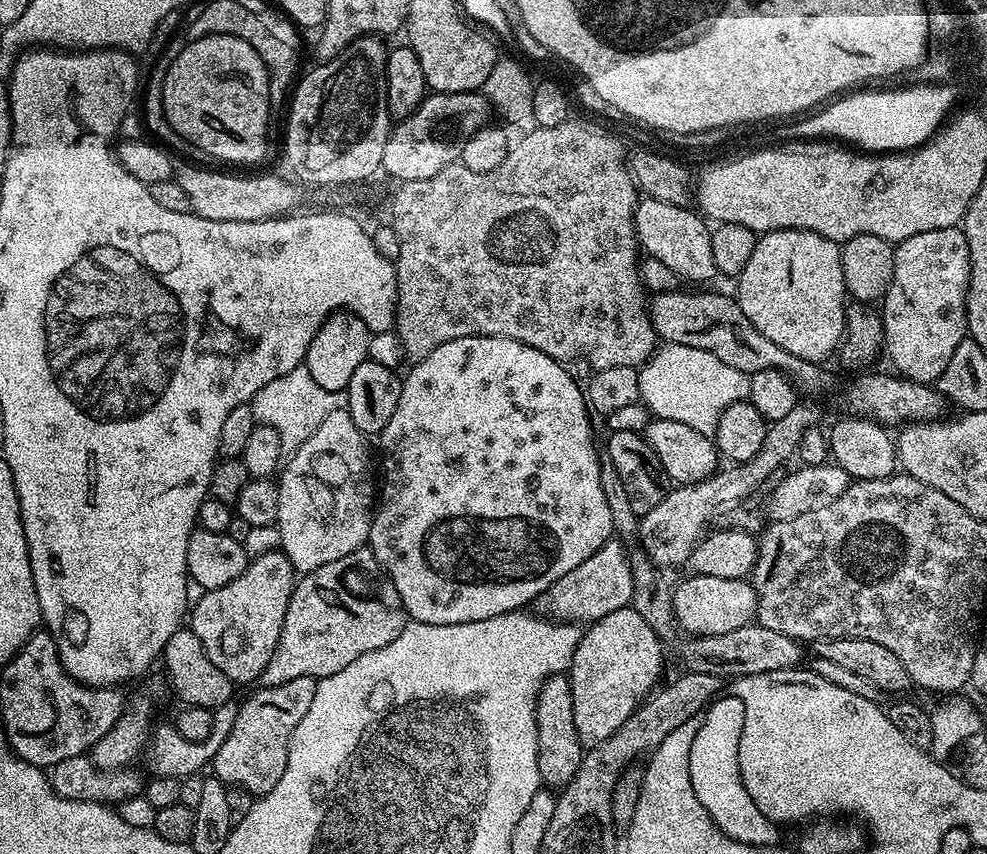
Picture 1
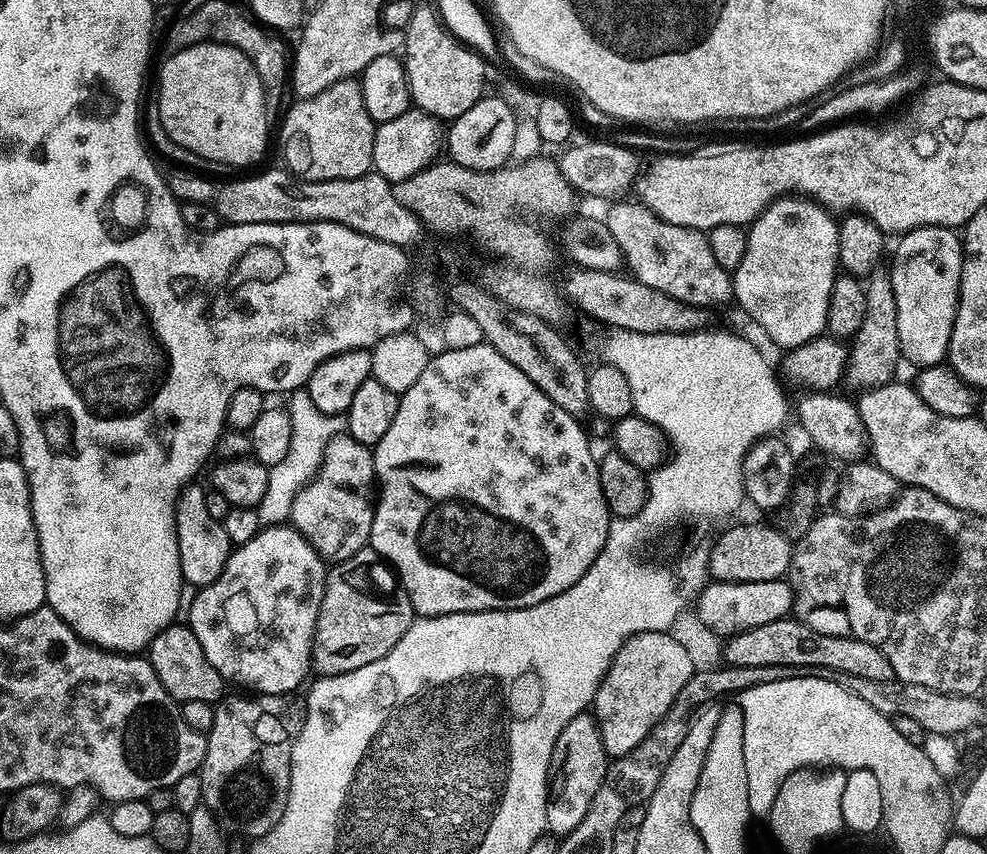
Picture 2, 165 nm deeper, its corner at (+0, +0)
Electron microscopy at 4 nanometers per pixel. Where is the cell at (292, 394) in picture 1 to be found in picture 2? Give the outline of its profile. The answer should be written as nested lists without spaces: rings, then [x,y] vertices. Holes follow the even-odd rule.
[[[297,390],[287,397],[286,407],[290,418],[290,450],[286,450],[286,458],[278,462],[268,470],[268,489],[255,508],[261,525],[280,526],[291,517],[293,500],[304,485],[315,475],[320,468],[320,462],[324,457],[324,450],[329,441],[337,434],[343,433],[346,428],[346,420],[343,415],[331,416],[318,406],[310,398],[306,390]]]

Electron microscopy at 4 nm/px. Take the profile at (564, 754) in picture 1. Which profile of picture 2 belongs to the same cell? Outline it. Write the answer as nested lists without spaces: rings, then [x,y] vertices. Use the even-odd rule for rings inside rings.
[[[587,711],[580,712],[566,726],[562,726],[562,734],[554,742],[552,751],[552,767],[550,769],[549,803],[546,806],[546,829],[553,837],[563,838],[586,818],[586,810],[598,794],[598,786],[608,773],[610,757],[602,746],[600,728],[596,725],[595,715]]]

